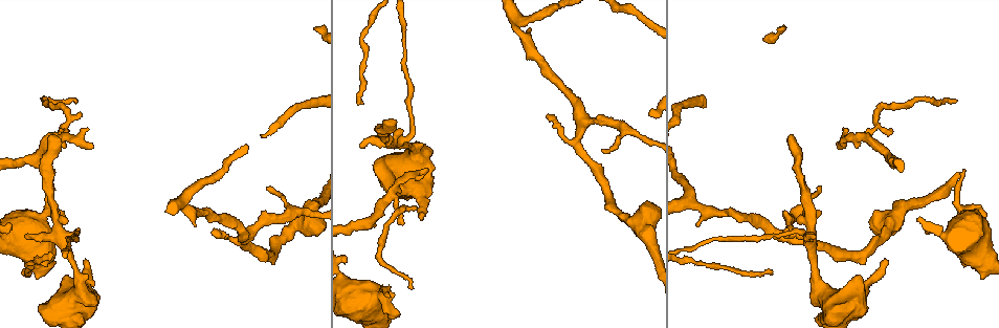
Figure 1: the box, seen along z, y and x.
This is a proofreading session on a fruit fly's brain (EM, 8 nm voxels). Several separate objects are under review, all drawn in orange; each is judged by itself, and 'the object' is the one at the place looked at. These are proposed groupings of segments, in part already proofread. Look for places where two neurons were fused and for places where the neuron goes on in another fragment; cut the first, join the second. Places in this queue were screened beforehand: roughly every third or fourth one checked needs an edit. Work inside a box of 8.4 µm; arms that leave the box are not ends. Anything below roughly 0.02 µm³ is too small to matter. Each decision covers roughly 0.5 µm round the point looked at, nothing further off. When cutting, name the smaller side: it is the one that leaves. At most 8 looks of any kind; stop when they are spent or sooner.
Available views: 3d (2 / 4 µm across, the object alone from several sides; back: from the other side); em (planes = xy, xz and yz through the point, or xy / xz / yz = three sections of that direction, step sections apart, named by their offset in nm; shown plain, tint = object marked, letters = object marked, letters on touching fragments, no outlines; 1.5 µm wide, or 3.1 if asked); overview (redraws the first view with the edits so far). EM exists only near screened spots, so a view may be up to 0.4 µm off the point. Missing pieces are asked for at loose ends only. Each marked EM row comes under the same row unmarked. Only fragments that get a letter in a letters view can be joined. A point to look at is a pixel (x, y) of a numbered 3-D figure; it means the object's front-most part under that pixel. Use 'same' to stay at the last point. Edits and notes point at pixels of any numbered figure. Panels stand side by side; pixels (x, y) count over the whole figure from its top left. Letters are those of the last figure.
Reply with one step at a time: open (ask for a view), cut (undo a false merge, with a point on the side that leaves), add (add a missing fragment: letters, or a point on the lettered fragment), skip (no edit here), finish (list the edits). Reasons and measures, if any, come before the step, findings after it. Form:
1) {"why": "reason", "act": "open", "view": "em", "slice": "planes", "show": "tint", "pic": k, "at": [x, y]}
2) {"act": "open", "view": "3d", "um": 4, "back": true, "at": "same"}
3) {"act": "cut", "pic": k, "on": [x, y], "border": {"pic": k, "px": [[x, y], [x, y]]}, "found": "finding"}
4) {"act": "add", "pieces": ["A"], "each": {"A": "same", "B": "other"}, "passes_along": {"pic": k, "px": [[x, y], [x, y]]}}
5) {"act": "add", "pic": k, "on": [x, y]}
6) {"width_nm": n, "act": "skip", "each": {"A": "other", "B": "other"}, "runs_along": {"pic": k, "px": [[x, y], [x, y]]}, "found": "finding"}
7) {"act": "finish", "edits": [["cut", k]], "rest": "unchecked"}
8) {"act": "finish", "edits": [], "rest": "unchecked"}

{"why": "three arms meet", "act": "open", "view": "em", "slice": "yz", "step": 8, "show": "tint", "pic": 1, "at": [399, 143]}

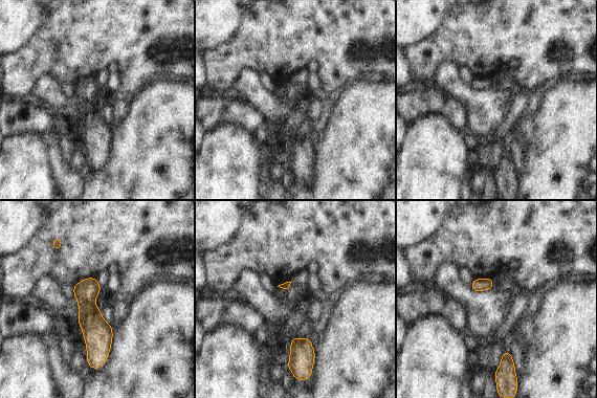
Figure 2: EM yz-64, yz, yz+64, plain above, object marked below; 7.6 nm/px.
{"why": "another direction", "act": "open", "view": "em", "slice": "planes", "show": "letters", "at": "same"}

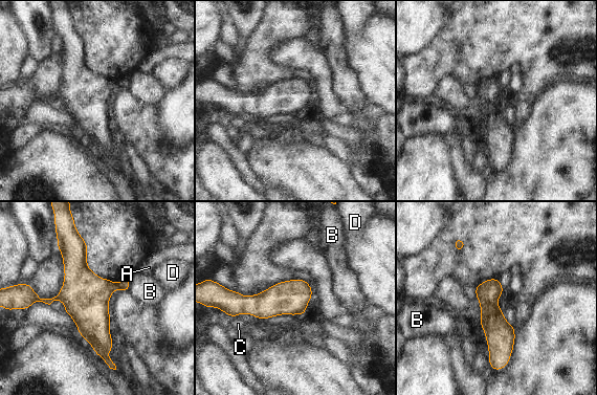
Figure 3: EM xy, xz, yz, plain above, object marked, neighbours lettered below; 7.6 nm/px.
{"act": "cut", "pic": 3, "on": [125, 284], "each": {"A": "other", "B": "other", "C": "other", "D": "other"}, "found": "a second neuron is stuck on"}

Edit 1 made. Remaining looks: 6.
{"why": "an open end", "act": "open", "view": "em", "slice": "xz", "step": 8, "show": "letters", "pic": 1, "at": [394, 122]}

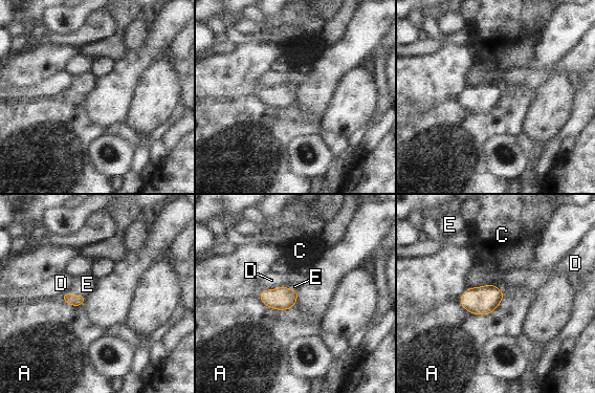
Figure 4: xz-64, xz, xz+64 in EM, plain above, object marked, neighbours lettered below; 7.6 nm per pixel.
{"act": "add", "pieces": ["E"], "each": {"A": "other", "C": "other", "D": "other", "E": "same"}, "passes_along": {"pic": 4, "px": [[73, 300], [76, 296], [87, 284]]}, "found": "the neuron continues"}

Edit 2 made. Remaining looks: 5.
{"act": "finish", "edits": [["cut", 3], ["add", 4]], "rest": "unchecked"}

